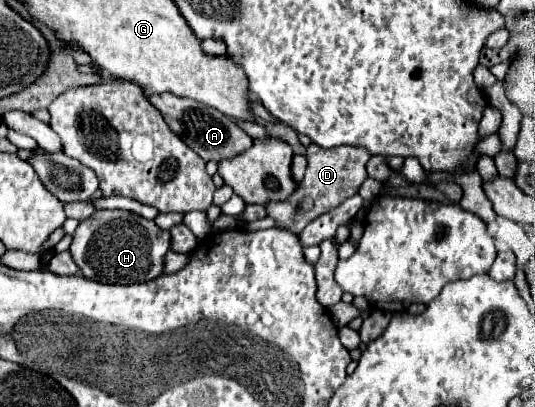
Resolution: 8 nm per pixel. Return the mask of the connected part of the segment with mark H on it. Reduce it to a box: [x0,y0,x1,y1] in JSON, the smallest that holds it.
[69,210,171,284]

